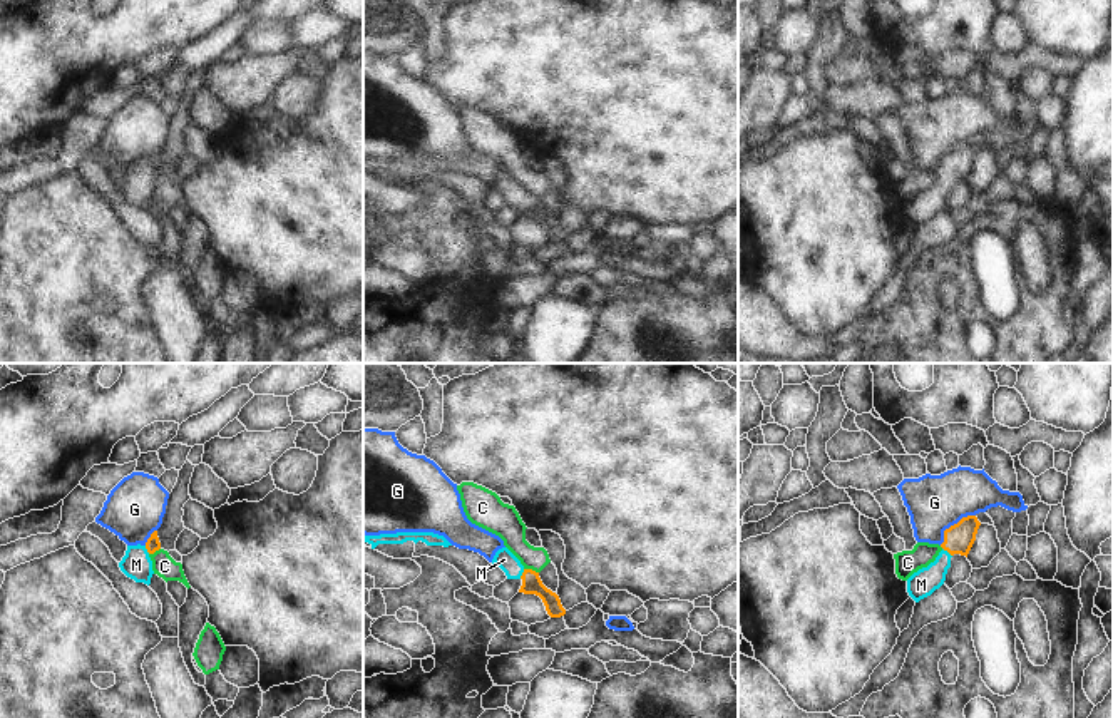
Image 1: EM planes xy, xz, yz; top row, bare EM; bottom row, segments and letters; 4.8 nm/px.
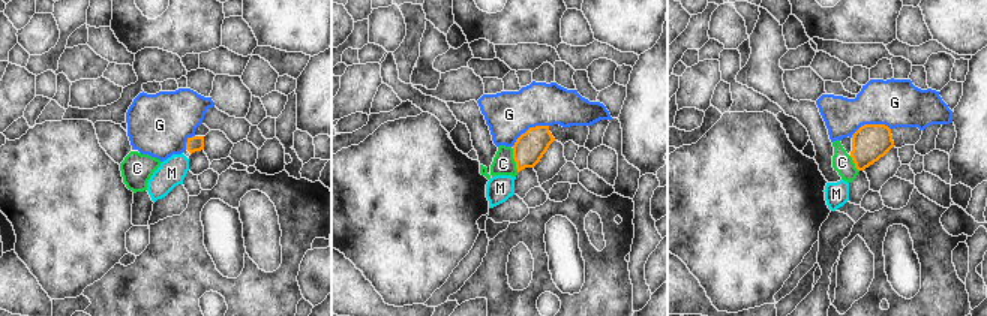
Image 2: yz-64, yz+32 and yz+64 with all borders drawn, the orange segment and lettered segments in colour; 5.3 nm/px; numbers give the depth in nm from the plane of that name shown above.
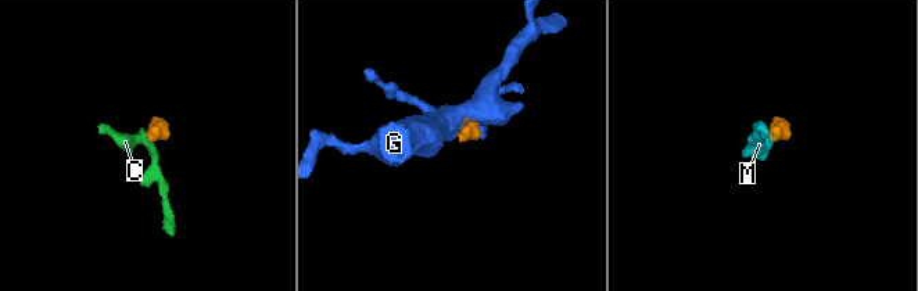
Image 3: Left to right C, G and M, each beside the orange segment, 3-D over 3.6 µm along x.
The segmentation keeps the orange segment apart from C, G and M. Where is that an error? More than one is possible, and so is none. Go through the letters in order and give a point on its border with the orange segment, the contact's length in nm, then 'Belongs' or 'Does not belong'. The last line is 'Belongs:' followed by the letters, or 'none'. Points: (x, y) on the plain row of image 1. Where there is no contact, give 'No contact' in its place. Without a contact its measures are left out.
C: Touches orange at xz (531, 194). Shared border 80 nm. Does not belong
G: Touches orange at yz (954, 149). Shared border 220 nm. Does not belong
M: Touches orange at xz (523, 200). Shared border 50 nm. Belongs
Belongs: M.

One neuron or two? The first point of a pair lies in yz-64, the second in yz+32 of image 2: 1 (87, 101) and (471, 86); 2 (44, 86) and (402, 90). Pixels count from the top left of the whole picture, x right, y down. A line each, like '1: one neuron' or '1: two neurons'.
1: one neuron
2: one neuron

